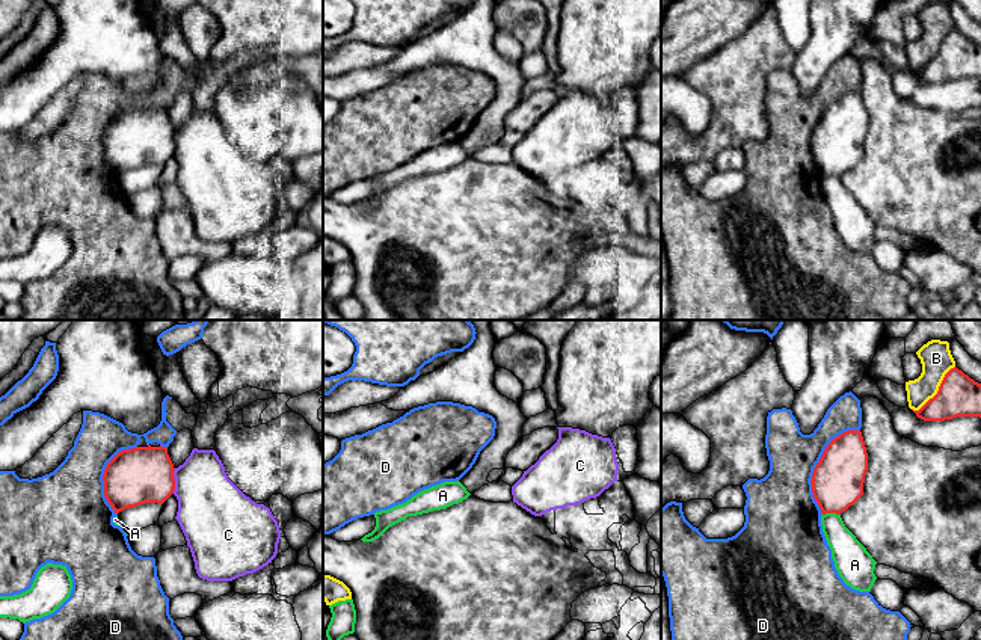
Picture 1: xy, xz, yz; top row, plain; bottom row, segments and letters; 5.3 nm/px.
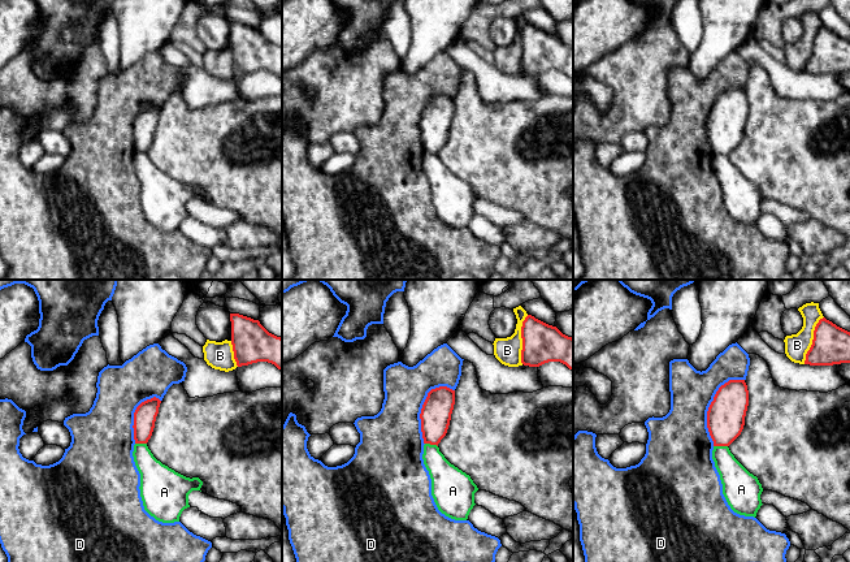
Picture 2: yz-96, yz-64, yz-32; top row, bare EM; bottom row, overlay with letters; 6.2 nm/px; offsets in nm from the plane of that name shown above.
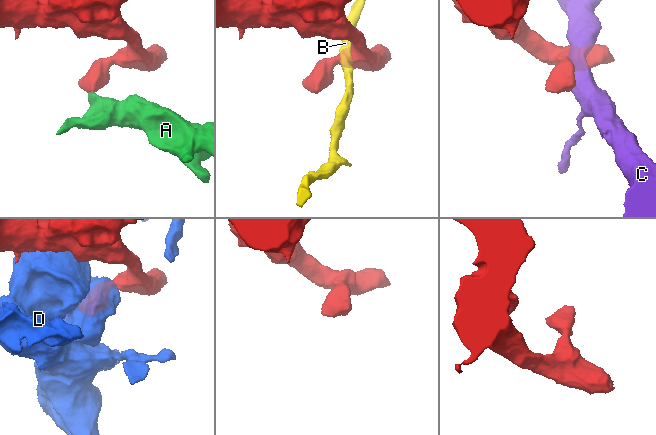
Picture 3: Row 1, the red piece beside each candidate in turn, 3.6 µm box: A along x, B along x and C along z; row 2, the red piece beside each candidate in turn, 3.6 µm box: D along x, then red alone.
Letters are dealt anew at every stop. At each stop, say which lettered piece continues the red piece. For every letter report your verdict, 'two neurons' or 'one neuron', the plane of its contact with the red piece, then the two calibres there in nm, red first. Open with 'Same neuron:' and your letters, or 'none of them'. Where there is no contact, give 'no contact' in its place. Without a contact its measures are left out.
Same neuron: none of them
A: two neurons; contact in yz; calibres 280 and 180 nm
B: two neurons; contact in yz; calibres 220 and 170 nm
C: two neurons; contact in xy; calibres 300 and 360 nm
D: two neurons; contact in yz; calibres 280 and 300 nm

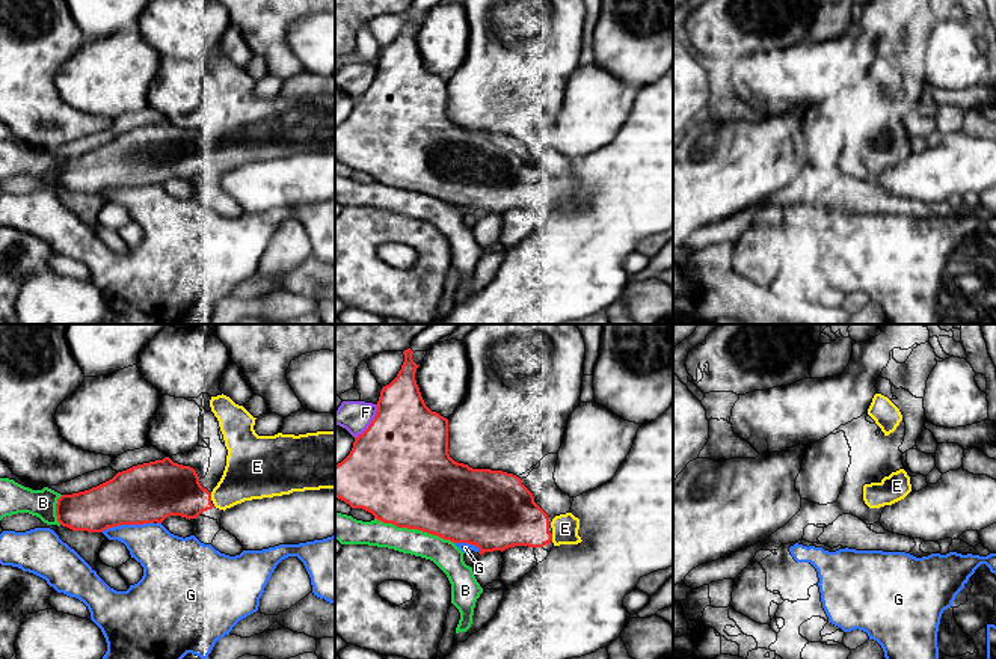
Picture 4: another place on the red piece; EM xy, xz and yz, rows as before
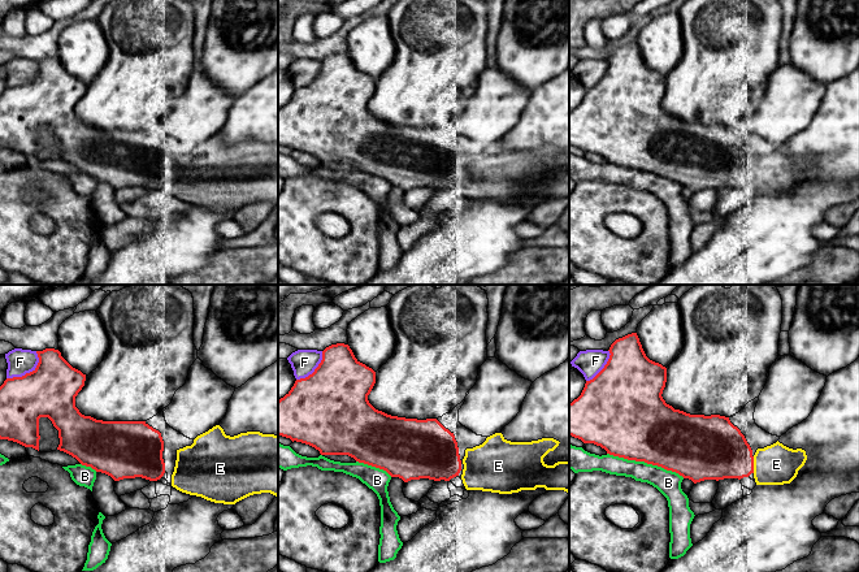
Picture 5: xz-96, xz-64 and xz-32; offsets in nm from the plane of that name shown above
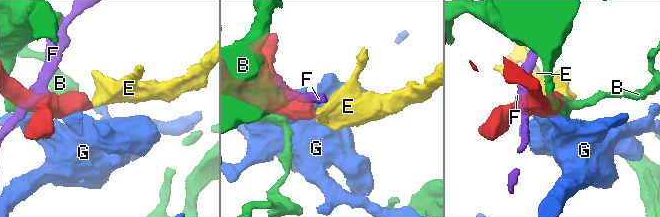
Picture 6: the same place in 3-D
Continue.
Same neuron: E
B: two neurons; contact in xz; calibres 500 and 150 nm
E: one neuron; contact in xy; calibres 300 and 280 nm
F: two neurons; contact in xz; calibres 500 and 170 nm
G: two neurons; contact in xy; calibres 320 and 240 nm

